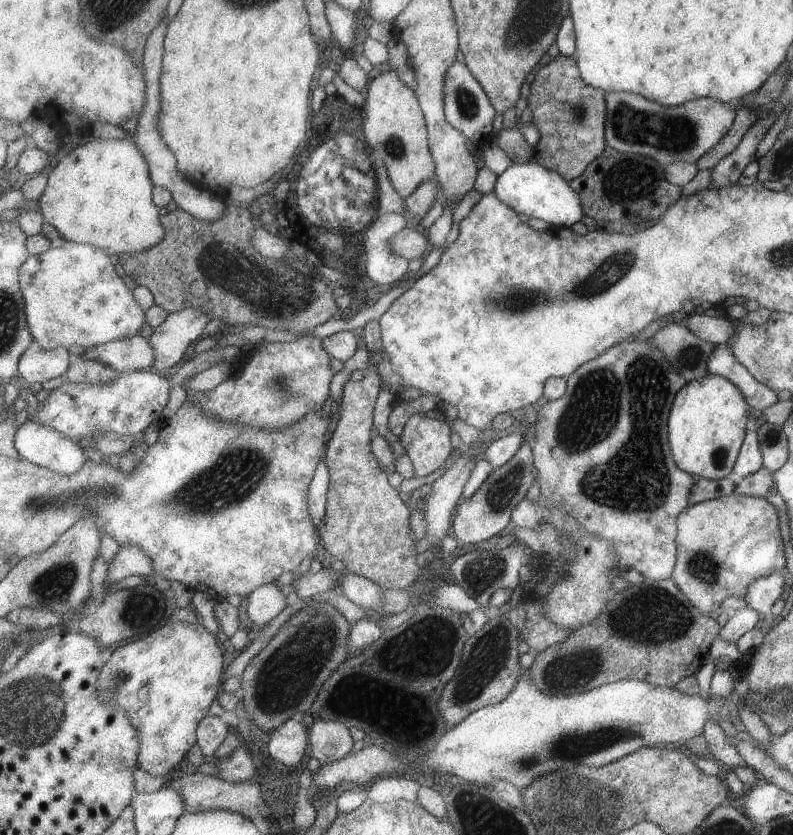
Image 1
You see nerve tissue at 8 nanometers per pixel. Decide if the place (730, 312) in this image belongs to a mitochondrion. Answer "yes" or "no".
no

